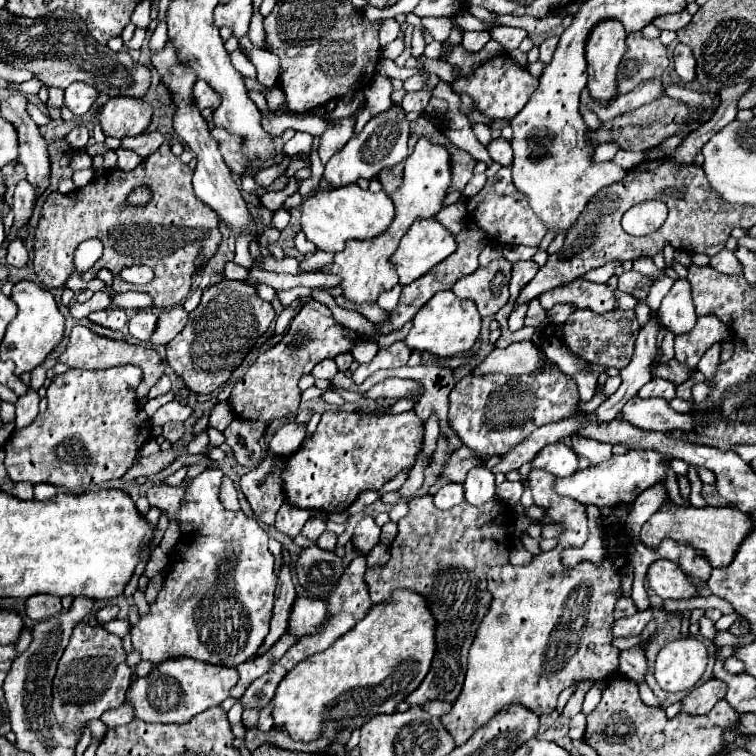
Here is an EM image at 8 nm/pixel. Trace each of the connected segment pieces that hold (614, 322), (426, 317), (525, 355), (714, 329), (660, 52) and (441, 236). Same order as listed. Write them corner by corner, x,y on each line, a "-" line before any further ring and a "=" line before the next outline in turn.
577,309
569,315
567,323
563,325
563,341
577,357
581,357
587,363
615,369
623,369
631,361
637,333
639,323
635,311
621,311
621,309
603,315
595,315
589,309
=
439,291
435,293
425,307
413,317
413,329
407,335
407,345
417,351
429,351
439,357
455,357
459,353
467,353
481,331
481,315
477,307
469,299
455,297
453,291
=
531,341
513,343
507,349
493,349
491,355
473,371
473,375
483,373
503,373
503,375
523,375
533,373
535,369
543,369
547,365
547,357
535,347
=
715,315
699,317
691,333
675,337
675,359
695,369
699,359
705,355
705,351
711,345
727,341
732,335
733,332
727,329
=
641,33
627,37
627,53
619,65
619,93
631,91
637,83
661,75
669,65
667,49
659,39
645,39
=
431,217
431,219
417,219
407,231
409,233
403,235
403,239
399,243
399,249
391,257
391,261
393,261
393,265
397,267
397,273
399,273
399,285
407,285
407,283
419,279
431,267
441,263
445,257
449,257
457,249
453,233
447,231
435,217

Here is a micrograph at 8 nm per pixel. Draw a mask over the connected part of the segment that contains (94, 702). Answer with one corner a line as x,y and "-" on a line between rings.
81,621
69,639
53,679
53,715
65,731
83,731
89,719
99,719
107,709
125,701
133,671
125,663
121,637
107,633
103,627
91,627

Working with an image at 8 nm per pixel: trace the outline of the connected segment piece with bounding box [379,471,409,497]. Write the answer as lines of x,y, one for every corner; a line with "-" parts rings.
401,471
401,473
399,473
395,479
393,479
393,481
385,483
385,485
379,489
379,497
381,497
381,495
385,495
385,493
389,493
389,491
397,491
397,489
399,489
399,487
405,483
407,473
409,473
409,471

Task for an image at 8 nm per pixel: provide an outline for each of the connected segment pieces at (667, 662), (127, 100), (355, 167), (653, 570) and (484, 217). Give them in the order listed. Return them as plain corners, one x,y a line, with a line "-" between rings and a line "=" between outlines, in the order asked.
695,637
667,643
655,659
655,679
663,691
687,691
695,687
707,667
707,647
=
113,97
109,99
101,113
99,123
107,137
135,137
147,131
153,117
153,109
143,99
133,97
=
385,111
375,115
361,133
353,135
347,145
331,157
325,165
323,177
327,179
329,187
343,187
357,183
357,179
371,179
385,167
393,167
407,157
407,139
409,139
409,125
405,125
405,111
=
659,559
649,567
649,587
661,599
691,599
699,593
679,565
667,559
=
501,167
499,173
485,183
485,187
471,199
467,199
467,211
473,217
473,221
497,243
501,245
529,245
529,247
539,247
543,235
545,235
545,225
539,221
535,211
531,209
527,197
515,189
513,179
511,179
511,169

